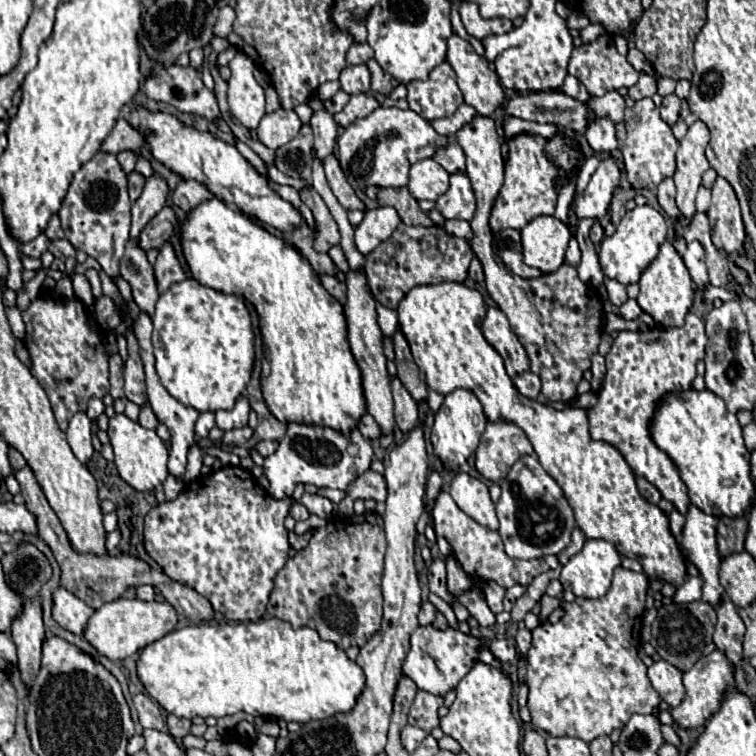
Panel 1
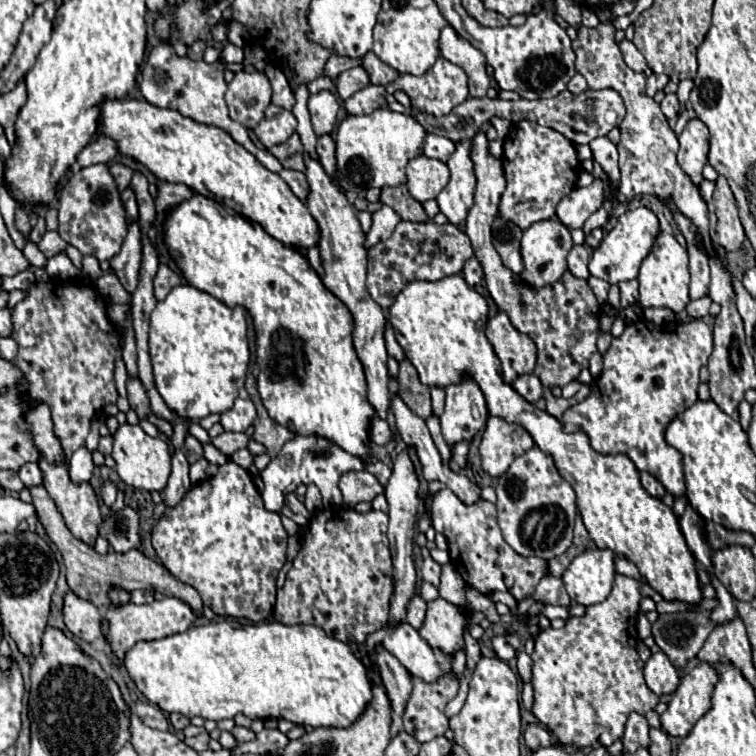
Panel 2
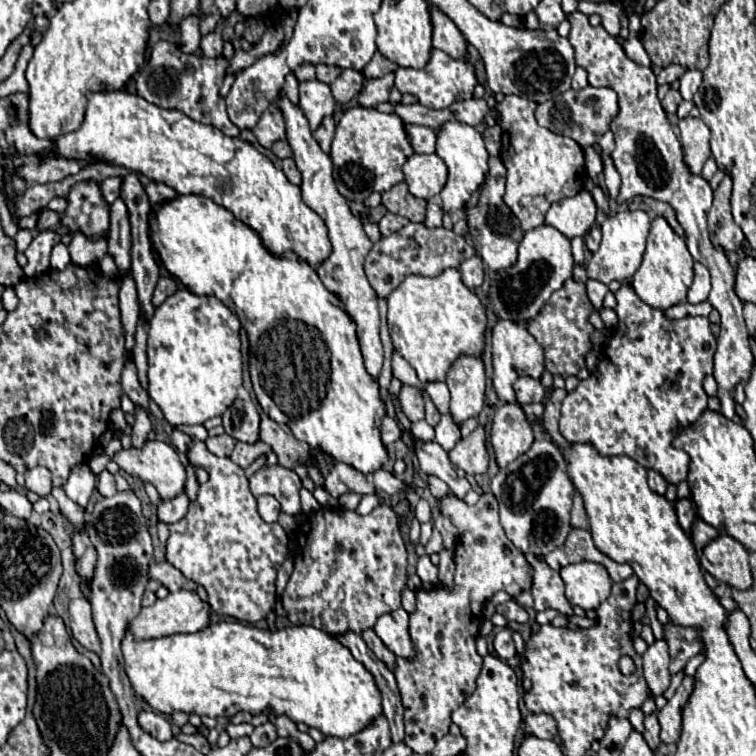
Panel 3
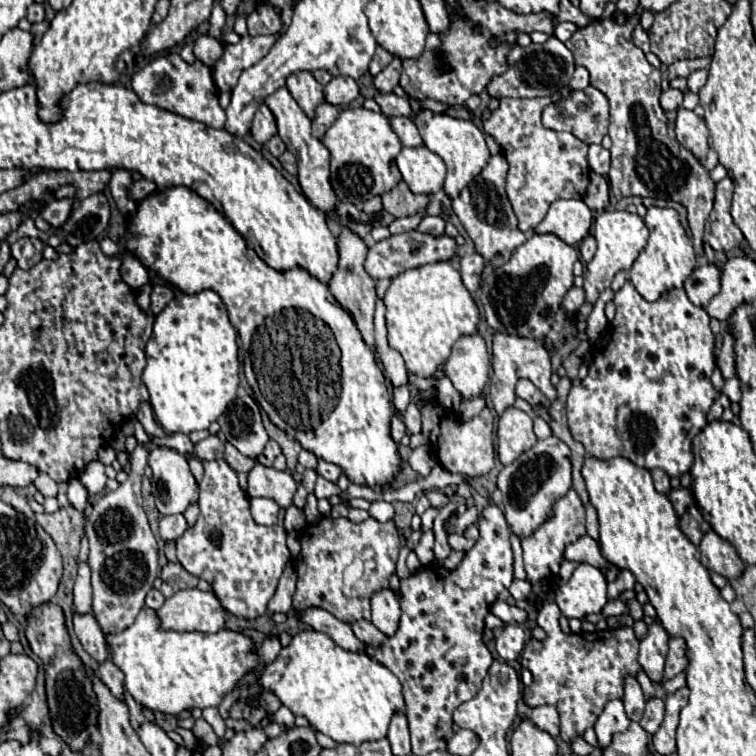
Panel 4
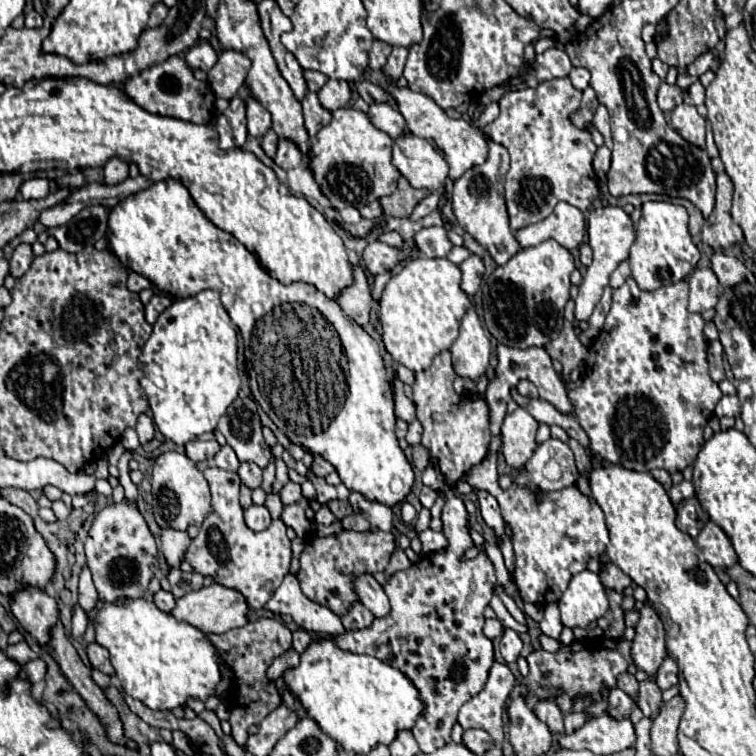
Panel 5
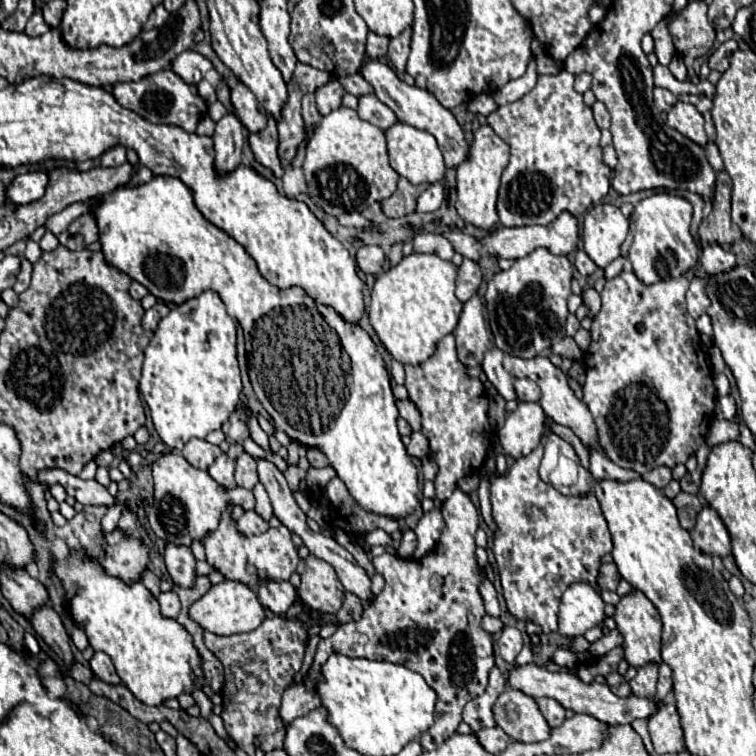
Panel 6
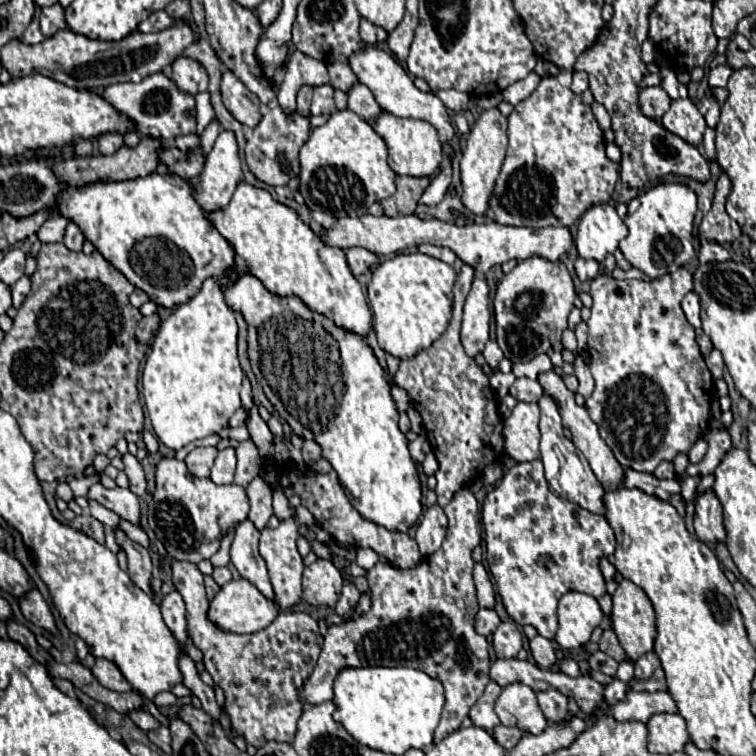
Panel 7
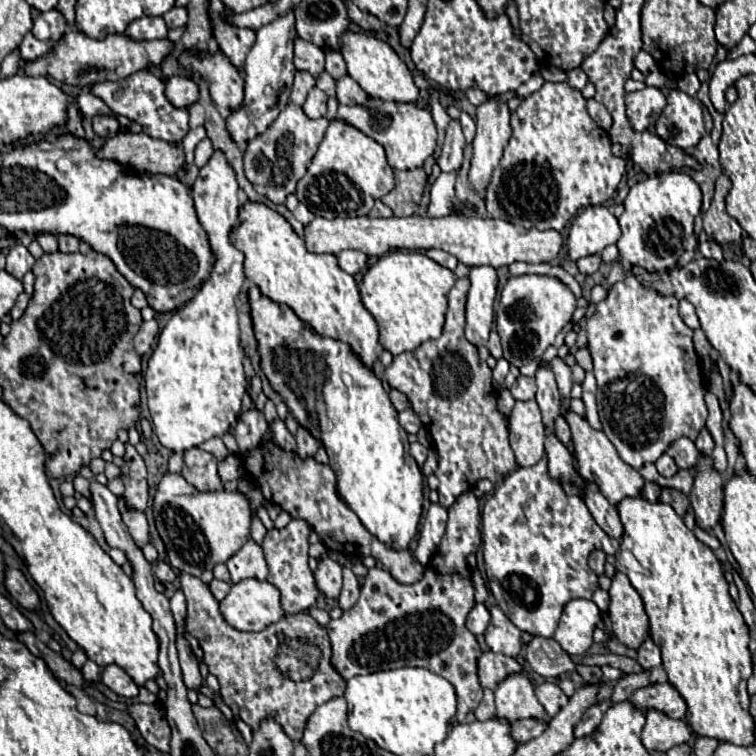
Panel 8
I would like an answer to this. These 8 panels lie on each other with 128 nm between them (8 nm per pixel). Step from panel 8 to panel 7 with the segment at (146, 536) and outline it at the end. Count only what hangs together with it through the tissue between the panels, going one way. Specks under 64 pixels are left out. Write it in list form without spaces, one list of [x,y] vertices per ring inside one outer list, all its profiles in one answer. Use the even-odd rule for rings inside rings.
[[[94,484],[90,490],[88,490],[88,498],[100,502],[102,506],[106,506],[108,510],[116,512],[122,520],[128,520],[130,524],[134,526],[140,526],[140,504],[138,504],[138,498],[126,488],[114,488],[114,490],[108,490],[104,488],[102,484]]]

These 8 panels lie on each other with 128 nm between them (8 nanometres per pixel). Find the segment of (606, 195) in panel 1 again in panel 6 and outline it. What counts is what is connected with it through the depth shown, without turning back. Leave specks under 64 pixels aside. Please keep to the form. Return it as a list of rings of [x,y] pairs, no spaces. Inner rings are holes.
[[[564,212],[562,216],[558,216],[556,222],[548,224],[548,226],[522,226],[522,228],[504,228],[504,226],[500,226],[500,228],[488,232],[484,238],[474,238],[470,234],[456,232],[456,230],[442,232],[442,236],[454,246],[454,250],[458,254],[462,254],[464,258],[474,260],[474,262],[478,262],[482,256],[518,260],[522,256],[528,256],[536,248],[546,248],[552,254],[568,254],[568,252],[572,252],[576,248],[576,244],[578,244],[578,224],[576,224],[574,216]]]

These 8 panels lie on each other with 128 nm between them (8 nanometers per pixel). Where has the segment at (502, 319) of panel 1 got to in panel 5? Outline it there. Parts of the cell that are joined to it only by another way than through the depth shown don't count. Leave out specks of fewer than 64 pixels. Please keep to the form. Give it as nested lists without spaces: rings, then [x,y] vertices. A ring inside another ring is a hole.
[[[504,344],[497,346],[498,364],[496,366],[496,378],[490,380],[488,390],[484,394],[484,400],[488,402],[490,408],[490,430],[500,432],[502,420],[506,416],[506,404],[510,400],[510,388],[514,388],[520,380],[530,380],[538,392],[540,392],[540,400],[552,404],[558,412],[562,414],[574,414],[574,404],[568,398],[568,390],[562,382],[562,378],[556,374],[556,370],[552,368],[552,360],[546,354],[544,348],[526,348],[526,350],[518,350],[518,348],[506,348]]]

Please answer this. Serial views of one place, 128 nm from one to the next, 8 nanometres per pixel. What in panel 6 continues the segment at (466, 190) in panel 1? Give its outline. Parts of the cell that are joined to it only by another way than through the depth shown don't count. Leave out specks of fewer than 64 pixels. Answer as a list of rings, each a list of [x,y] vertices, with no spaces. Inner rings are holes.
[[[368,60],[362,64],[362,68],[358,70],[362,74],[362,78],[374,88],[374,94],[378,96],[380,102],[384,102],[400,122],[404,124],[410,124],[410,126],[416,126],[416,128],[422,128],[426,132],[430,132],[436,140],[438,140],[438,146],[444,154],[444,160],[446,160],[446,166],[452,168],[452,166],[458,166],[462,160],[466,160],[466,154],[468,154],[468,142],[464,140],[464,132],[460,128],[460,124],[456,122],[454,114],[444,108],[436,98],[434,94],[426,92],[424,88],[418,88],[418,86],[408,86],[404,80],[400,80],[396,76],[396,72],[382,60]]]

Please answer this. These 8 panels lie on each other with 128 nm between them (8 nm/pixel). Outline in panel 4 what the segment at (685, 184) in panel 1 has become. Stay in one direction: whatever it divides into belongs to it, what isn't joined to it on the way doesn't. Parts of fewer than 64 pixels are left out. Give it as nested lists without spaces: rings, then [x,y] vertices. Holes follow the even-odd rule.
[[[678,108],[676,138],[704,162],[708,152],[708,128],[700,116],[696,116],[692,110]]]

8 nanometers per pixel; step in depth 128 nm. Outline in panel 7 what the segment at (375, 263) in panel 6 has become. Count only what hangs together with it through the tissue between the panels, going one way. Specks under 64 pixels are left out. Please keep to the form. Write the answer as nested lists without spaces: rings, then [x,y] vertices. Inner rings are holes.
[[[348,248],[346,250],[346,260],[348,260],[348,266],[352,270],[354,276],[360,276],[364,272],[368,272],[372,268],[372,264],[376,264],[376,254],[364,250],[364,248]]]

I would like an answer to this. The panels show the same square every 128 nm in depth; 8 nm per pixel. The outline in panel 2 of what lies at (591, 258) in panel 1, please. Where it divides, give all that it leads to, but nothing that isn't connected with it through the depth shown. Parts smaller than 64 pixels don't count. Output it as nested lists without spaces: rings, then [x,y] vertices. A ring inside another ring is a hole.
[[[606,202],[600,210],[596,210],[588,220],[586,220],[586,224],[584,224],[584,234],[590,234],[594,228],[600,228],[600,224],[606,224],[606,220],[608,220],[608,216],[610,216],[610,210],[612,210],[612,204],[610,202]]]

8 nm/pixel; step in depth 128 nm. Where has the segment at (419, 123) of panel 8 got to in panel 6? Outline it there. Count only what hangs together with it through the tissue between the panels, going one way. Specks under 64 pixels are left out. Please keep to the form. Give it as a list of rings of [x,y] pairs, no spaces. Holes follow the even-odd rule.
[[[396,122],[388,130],[384,130],[386,140],[388,140],[388,154],[390,154],[390,166],[404,178],[408,178],[412,184],[422,184],[422,182],[438,182],[446,174],[446,164],[442,158],[442,152],[436,144],[436,138],[420,128],[414,128],[410,124]]]

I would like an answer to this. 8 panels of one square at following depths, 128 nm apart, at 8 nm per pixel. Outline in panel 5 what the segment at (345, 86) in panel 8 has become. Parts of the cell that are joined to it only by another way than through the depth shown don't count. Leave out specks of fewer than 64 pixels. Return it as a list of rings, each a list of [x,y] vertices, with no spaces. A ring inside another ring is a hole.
[[[386,102],[370,104],[368,118],[372,120],[372,124],[378,130],[386,132],[390,138],[396,138],[398,134],[402,134],[406,130],[406,122],[404,122],[402,114],[396,108],[392,108],[390,104],[386,104]]]

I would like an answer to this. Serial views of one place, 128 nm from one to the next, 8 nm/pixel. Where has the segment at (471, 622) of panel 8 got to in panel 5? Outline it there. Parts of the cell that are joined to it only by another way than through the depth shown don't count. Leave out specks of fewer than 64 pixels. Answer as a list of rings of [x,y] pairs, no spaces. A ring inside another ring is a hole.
[[[486,620],[484,634],[486,634],[490,640],[494,640],[494,638],[500,638],[500,636],[502,636],[502,632],[504,632],[504,628],[502,628],[502,624],[500,624],[498,620]]]

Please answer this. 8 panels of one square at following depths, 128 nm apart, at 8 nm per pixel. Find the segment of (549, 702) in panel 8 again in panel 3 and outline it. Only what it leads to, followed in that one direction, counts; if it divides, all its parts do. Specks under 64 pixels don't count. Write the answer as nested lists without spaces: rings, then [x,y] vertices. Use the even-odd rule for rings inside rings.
[[[528,714],[524,718],[524,724],[526,724],[526,732],[538,738],[554,738],[558,734],[556,720],[550,714]]]

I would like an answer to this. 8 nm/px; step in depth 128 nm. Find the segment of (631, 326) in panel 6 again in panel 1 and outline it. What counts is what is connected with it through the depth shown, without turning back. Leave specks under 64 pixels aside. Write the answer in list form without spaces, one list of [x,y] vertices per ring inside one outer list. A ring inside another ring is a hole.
[[[688,314],[684,326],[678,328],[620,332],[612,344],[612,350],[606,354],[606,376],[600,388],[602,392],[598,390],[598,402],[586,410],[592,440],[602,440],[614,446],[626,458],[630,468],[638,476],[650,480],[682,514],[686,514],[690,504],[688,488],[670,456],[654,444],[650,426],[654,412],[666,394],[686,392],[692,388],[696,364],[704,358],[706,344],[708,336],[704,332],[704,322],[696,314]]]

